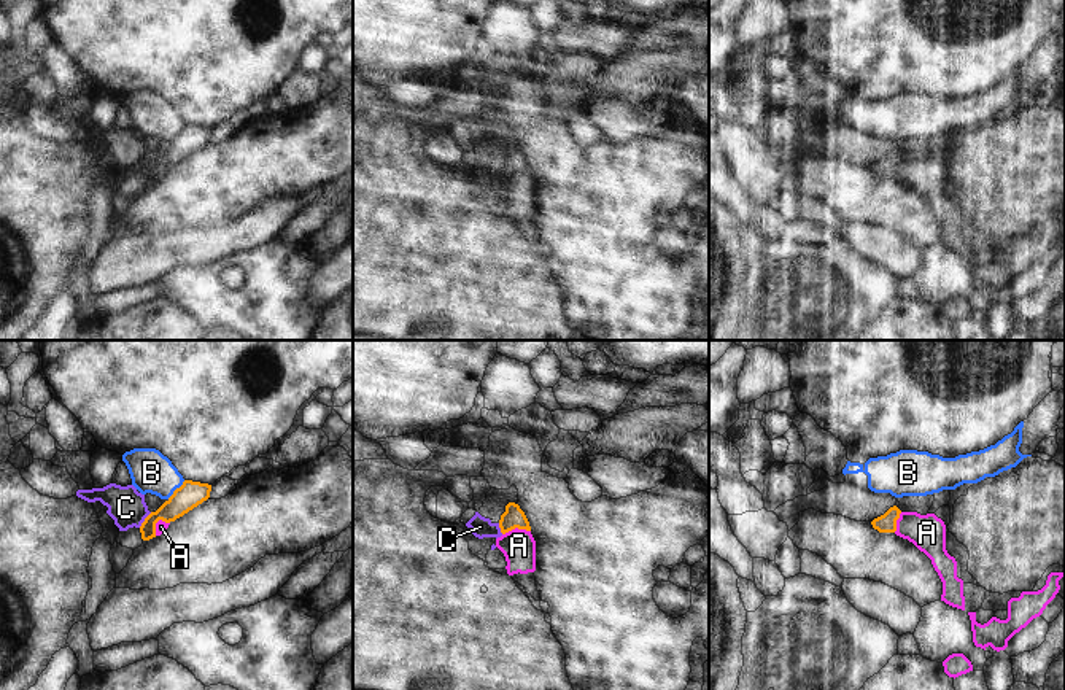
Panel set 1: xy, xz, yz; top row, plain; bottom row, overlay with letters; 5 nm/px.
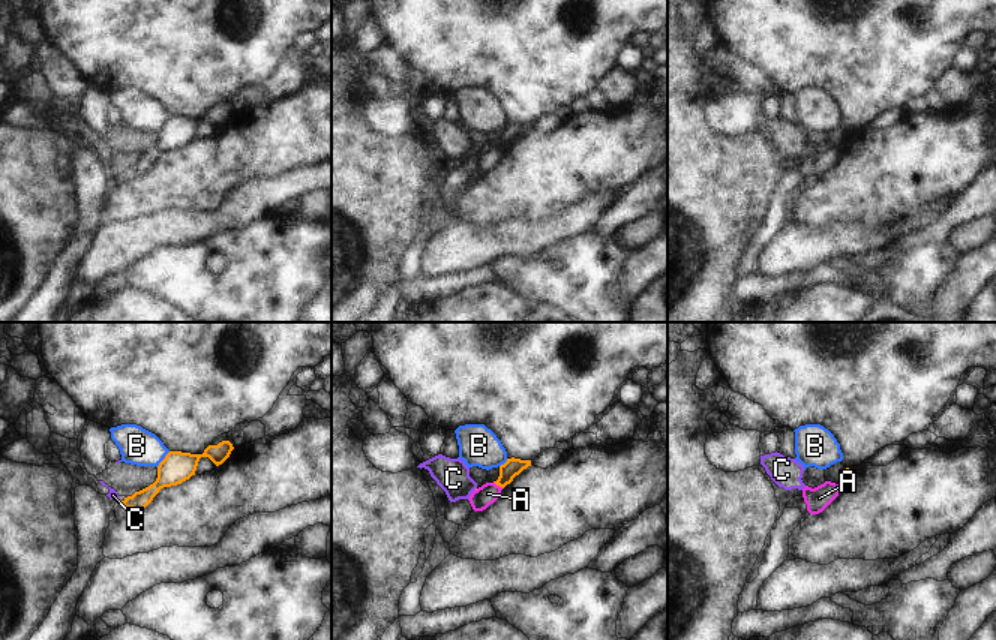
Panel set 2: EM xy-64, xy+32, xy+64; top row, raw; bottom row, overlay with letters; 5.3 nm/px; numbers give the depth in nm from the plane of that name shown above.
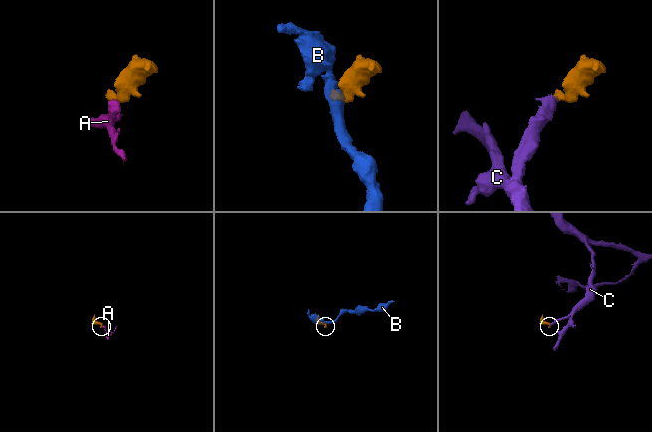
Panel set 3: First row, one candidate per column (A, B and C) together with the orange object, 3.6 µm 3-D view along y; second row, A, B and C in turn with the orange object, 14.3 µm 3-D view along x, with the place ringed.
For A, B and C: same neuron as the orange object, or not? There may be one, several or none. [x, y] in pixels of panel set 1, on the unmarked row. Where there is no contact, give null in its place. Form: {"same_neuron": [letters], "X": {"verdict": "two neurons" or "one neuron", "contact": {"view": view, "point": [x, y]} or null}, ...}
{"same_neuron": [], "A": {"verdict": "two neurons", "contact": {"view": "xz", "point": [515, 170]}}, "B": {"verdict": "two neurons", "contact": {"view": "xy", "point": [175, 134]}}, "C": {"verdict": "two neurons", "contact": {"view": "xy", "point": [145, 164]}}}

